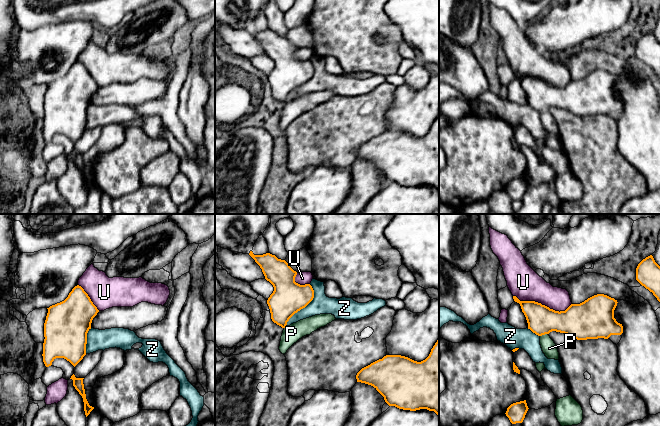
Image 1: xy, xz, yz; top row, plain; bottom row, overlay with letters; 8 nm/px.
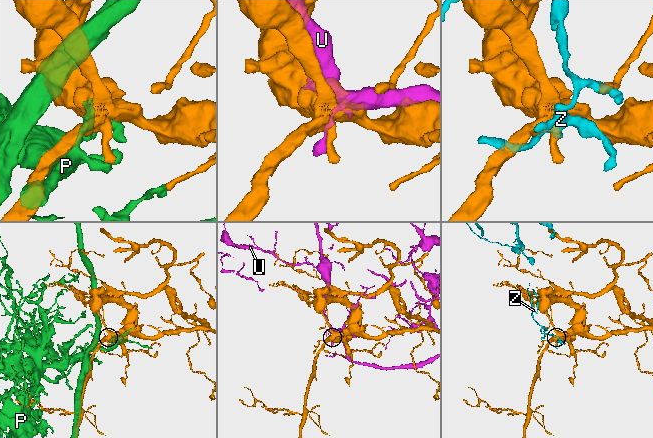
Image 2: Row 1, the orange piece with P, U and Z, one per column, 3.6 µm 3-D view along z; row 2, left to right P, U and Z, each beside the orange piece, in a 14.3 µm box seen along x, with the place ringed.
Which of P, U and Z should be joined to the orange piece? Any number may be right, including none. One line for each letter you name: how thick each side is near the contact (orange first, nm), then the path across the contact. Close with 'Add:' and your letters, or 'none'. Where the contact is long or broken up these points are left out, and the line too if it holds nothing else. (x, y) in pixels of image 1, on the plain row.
Z: calibres 260 and 160 nm
Add: Z

